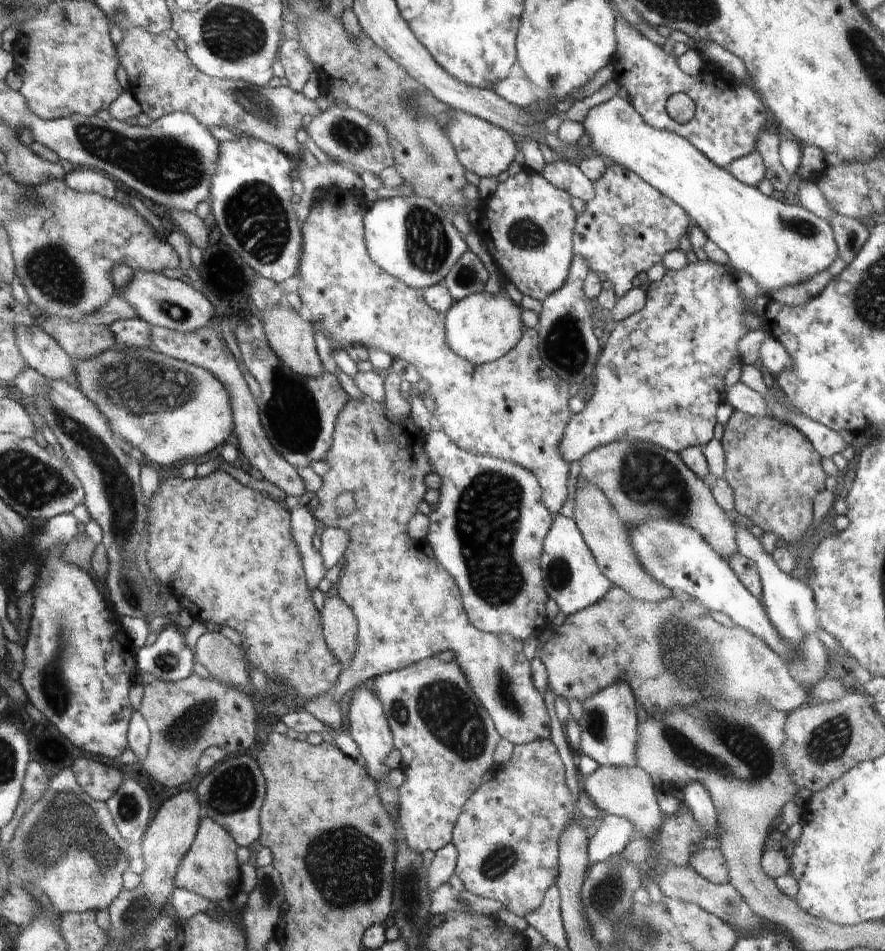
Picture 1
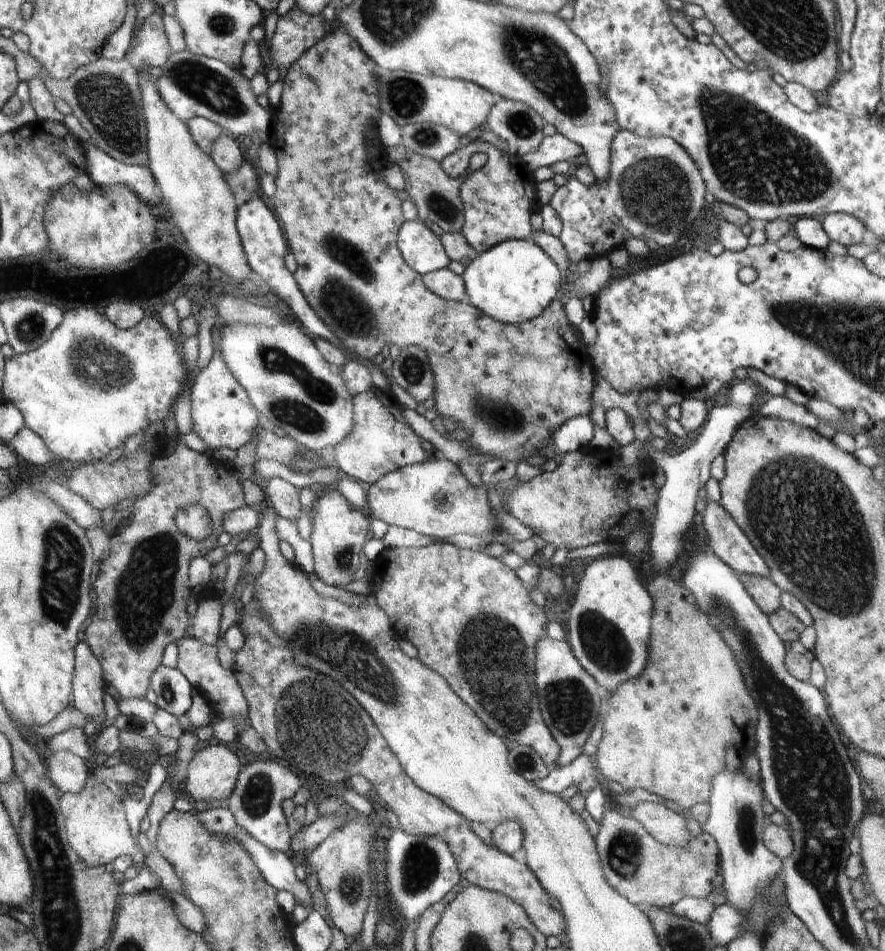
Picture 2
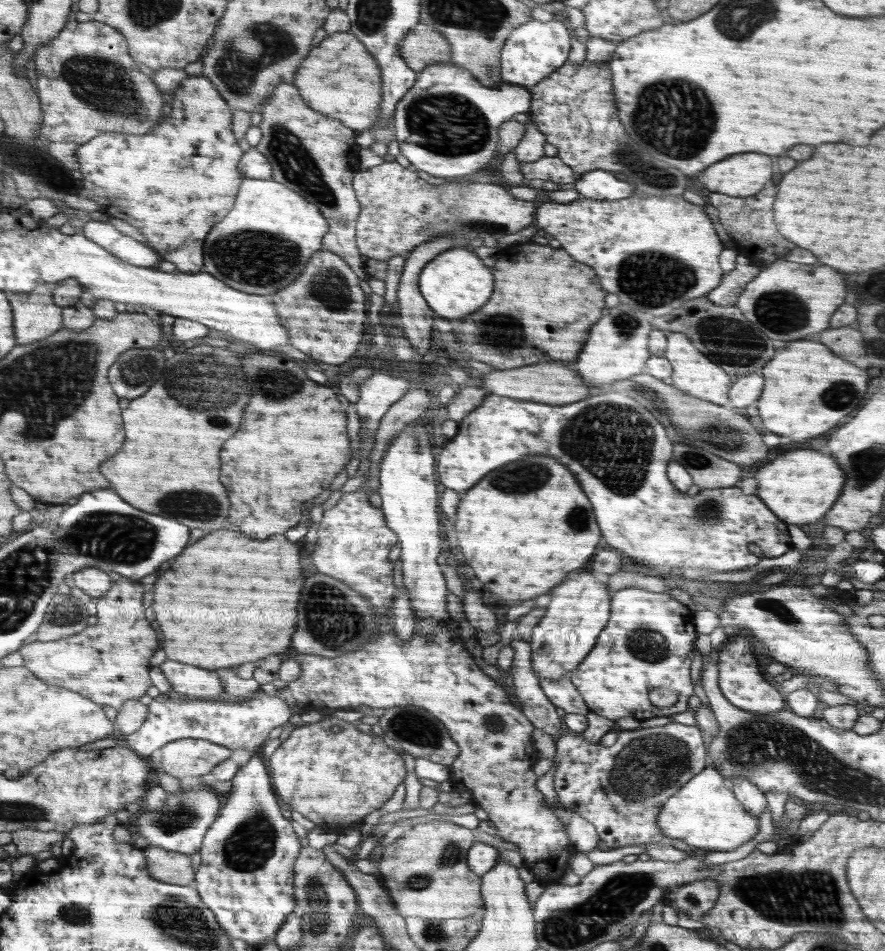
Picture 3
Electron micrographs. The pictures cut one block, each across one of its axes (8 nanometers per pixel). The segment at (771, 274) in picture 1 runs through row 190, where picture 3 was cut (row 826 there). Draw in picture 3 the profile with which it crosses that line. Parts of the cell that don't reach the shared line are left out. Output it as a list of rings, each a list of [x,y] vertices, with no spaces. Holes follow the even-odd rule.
[[[709,763],[702,772],[695,774],[674,796],[667,798],[664,806],[660,807],[656,820],[659,831],[664,833],[666,841],[674,838],[683,840],[700,853],[738,848],[738,846],[746,844],[748,840],[752,840],[760,826],[759,818],[754,818],[744,812],[741,802],[735,797],[725,778],[715,769],[714,765]]]

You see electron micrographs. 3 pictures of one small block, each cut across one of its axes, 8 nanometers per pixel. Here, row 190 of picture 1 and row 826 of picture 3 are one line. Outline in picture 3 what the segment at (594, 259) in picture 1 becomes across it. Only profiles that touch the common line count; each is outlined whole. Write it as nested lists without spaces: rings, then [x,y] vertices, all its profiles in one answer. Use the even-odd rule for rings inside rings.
[[[674,722],[666,726],[641,726],[635,730],[623,730],[618,734],[616,743],[610,747],[588,744],[584,742],[581,734],[569,732],[558,736],[555,744],[556,753],[552,761],[556,763],[556,770],[553,782],[559,802],[593,824],[602,842],[611,849],[666,840],[664,833],[659,831],[656,820],[660,807],[664,806],[667,798],[674,796],[695,774],[702,772],[708,765],[702,732],[698,726]]]

